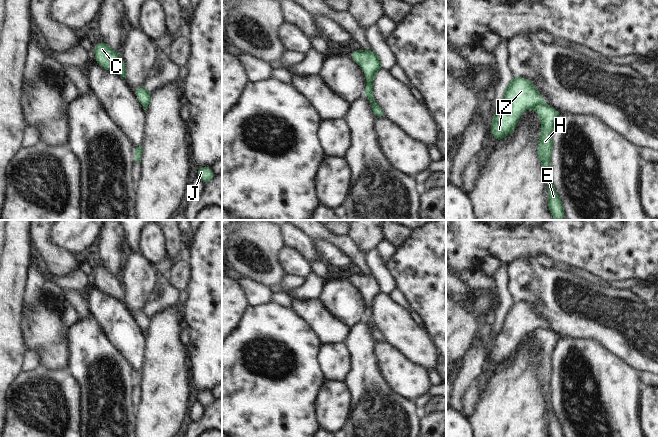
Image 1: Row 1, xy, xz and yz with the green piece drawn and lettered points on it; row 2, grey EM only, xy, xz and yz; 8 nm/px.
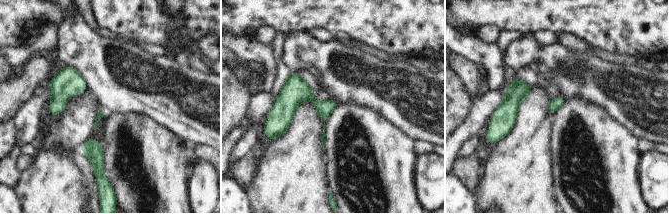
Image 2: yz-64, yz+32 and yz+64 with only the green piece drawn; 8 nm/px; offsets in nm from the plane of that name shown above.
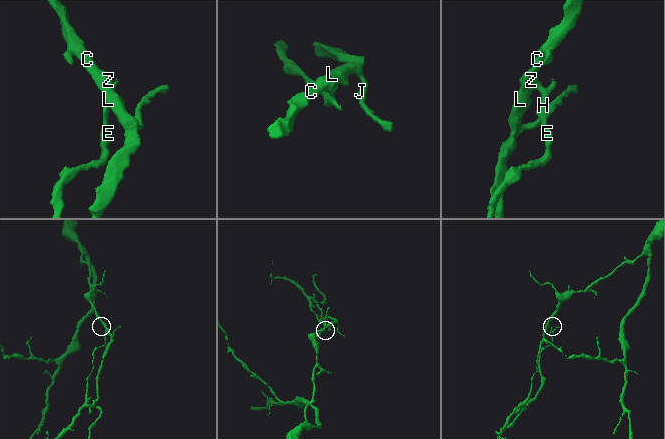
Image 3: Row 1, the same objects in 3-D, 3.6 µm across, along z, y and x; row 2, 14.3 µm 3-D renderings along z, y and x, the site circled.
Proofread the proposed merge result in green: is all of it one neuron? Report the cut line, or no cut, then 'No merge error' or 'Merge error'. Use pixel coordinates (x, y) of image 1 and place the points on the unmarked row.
Split along yz (542, 325), (538, 326), (533, 332). Merge error.

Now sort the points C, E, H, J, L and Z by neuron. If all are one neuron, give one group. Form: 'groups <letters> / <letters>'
groups C J L Z / E H

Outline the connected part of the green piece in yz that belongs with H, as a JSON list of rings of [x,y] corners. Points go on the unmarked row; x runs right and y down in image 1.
[[[544,326],[536,328],[533,332],[541,342],[541,361],[538,367],[538,381],[544,392],[544,401],[547,407],[548,431],[551,437],[564,437],[562,426],[553,410],[550,394],[552,377],[552,357],[553,351],[561,340],[558,334],[546,329]]]

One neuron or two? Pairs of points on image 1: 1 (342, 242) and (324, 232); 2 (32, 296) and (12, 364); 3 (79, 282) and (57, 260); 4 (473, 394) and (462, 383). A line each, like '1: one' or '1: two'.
1: one
2: two
3: two
4: two

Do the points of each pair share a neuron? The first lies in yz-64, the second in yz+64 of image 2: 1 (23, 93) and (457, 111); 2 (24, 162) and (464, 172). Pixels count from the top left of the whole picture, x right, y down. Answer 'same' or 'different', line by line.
1: same
2: same

